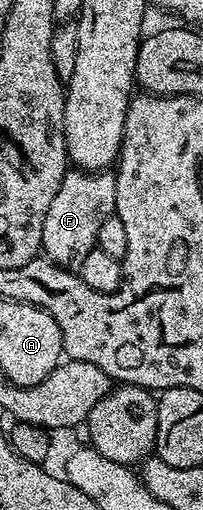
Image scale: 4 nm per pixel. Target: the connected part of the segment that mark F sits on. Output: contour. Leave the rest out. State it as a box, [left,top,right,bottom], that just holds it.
[41,170,117,270]

